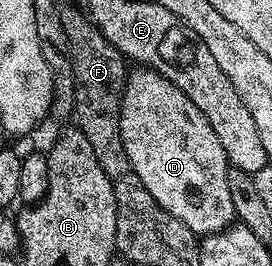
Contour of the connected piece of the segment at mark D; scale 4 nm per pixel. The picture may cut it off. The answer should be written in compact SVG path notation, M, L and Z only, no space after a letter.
M137 66L134 69L126 75L121 95L119 134L139 182L143 182L147 194L151 194L167 214L179 218L179 222L183 222L183 226L191 229L198 238L221 232L235 220L229 185L231 165L223 150L223 142L219 142L215 130L211 130L211 122L207 122L203 110L199 110L199 106L195 106L179 86L160 76L154 68Z

